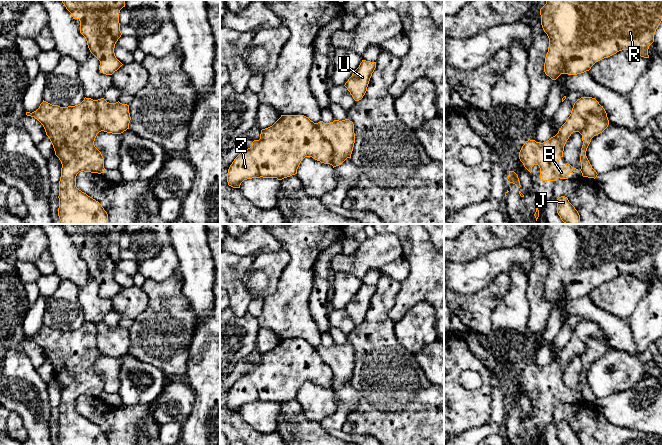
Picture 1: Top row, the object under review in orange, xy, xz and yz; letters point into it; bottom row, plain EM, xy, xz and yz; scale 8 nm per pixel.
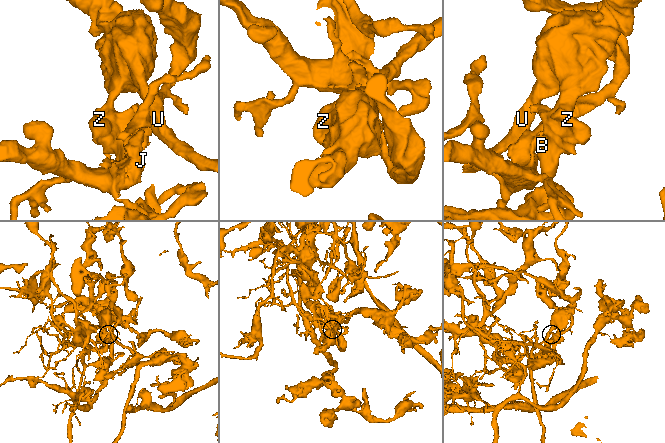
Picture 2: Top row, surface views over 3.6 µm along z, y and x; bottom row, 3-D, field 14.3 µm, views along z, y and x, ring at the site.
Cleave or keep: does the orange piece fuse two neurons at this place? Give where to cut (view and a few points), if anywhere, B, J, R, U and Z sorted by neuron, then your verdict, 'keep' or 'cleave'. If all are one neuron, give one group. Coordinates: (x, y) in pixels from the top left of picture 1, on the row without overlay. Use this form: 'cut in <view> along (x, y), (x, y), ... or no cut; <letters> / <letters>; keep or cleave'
cut in xy along (96, 336), (106, 338), (112, 342); B / J R U Z; cleave

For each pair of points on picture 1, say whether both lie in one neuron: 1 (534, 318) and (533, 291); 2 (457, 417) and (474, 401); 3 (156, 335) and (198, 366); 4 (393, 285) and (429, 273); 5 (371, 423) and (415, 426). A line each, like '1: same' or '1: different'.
1: same
2: same
3: different
4: different
5: same

